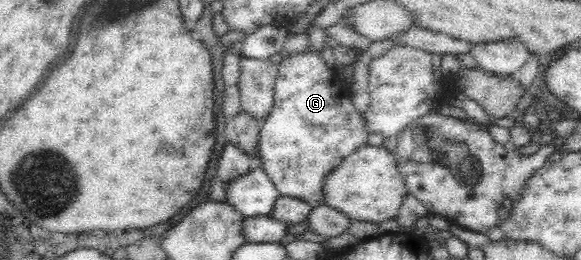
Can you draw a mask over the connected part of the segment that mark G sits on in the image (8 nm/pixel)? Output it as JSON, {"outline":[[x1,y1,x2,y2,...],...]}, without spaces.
{"outline":[[313,28,308,33,307,42,307,49,301,53,282,53,273,83,273,107,265,120,260,122,258,155,260,168,269,176,281,197,300,198,314,208,324,204,324,178,345,157,367,144,369,132,363,113,351,103,350,83,342,79,338,70,329,68,323,59,320,51,326,44,325,30]]}

